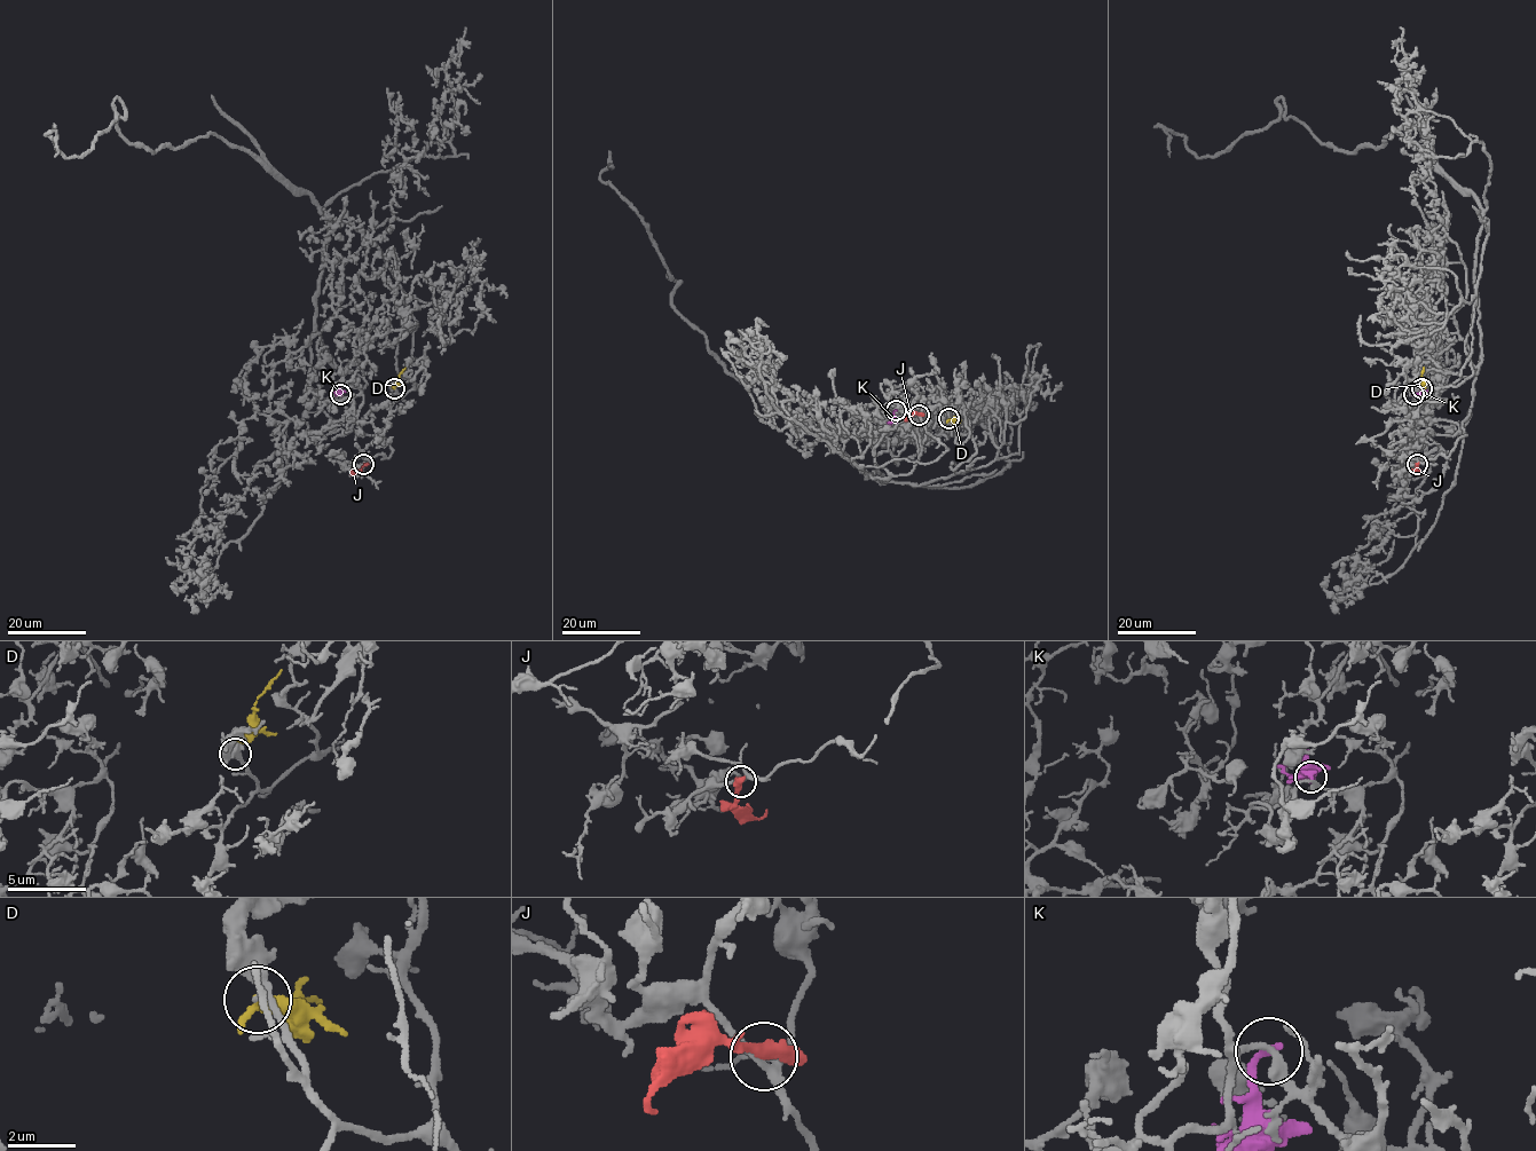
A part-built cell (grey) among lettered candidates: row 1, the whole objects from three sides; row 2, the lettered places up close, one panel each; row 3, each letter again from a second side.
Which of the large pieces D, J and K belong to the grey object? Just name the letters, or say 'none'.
D

